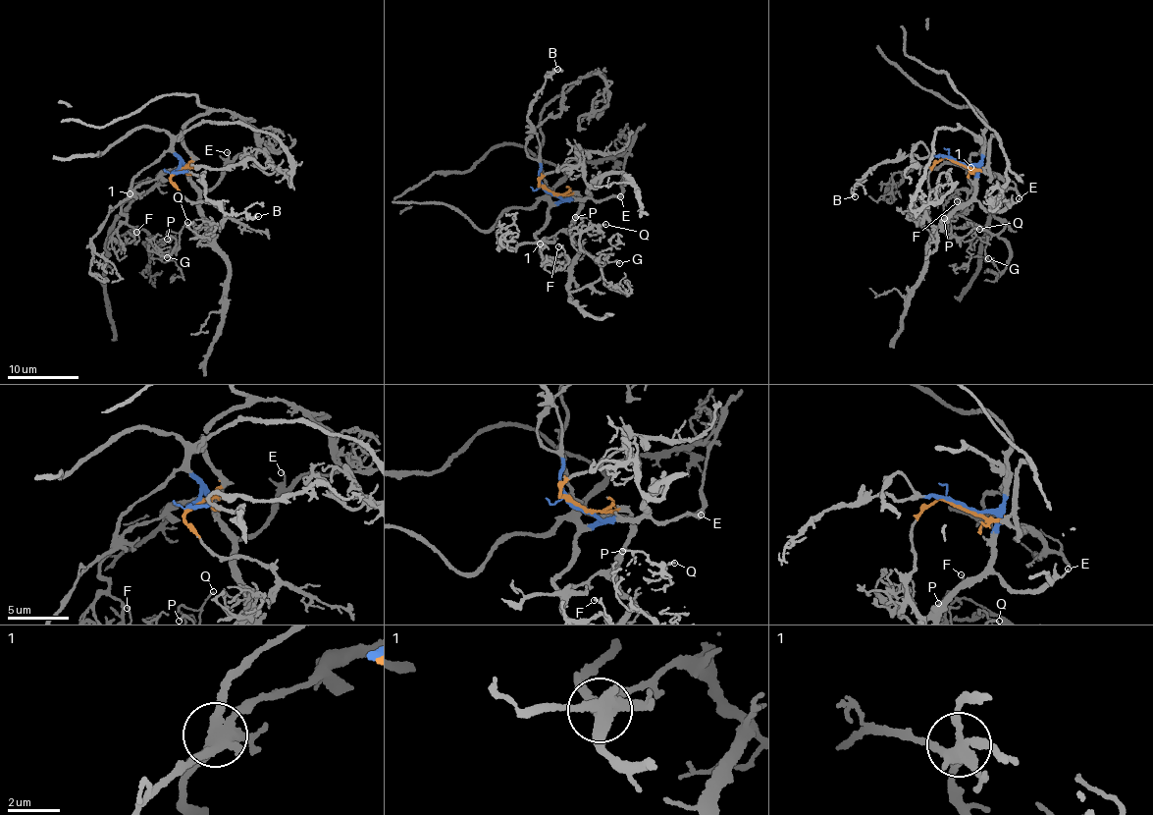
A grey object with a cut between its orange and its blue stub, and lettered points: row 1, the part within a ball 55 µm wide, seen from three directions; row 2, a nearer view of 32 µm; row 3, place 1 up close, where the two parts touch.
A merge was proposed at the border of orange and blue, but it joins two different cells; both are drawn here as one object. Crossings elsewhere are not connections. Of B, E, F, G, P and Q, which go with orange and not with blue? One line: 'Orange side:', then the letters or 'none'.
Orange side: G, P, Q

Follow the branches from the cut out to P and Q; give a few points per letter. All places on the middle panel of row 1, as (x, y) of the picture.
P: (549, 190), (580, 201), (570, 292), (602, 276), (583, 250), (590, 221), (575, 217)
Q: (549, 190), (580, 201), (571, 231), (579, 244), (570, 292), (602, 276), (580, 237), (605, 225)

